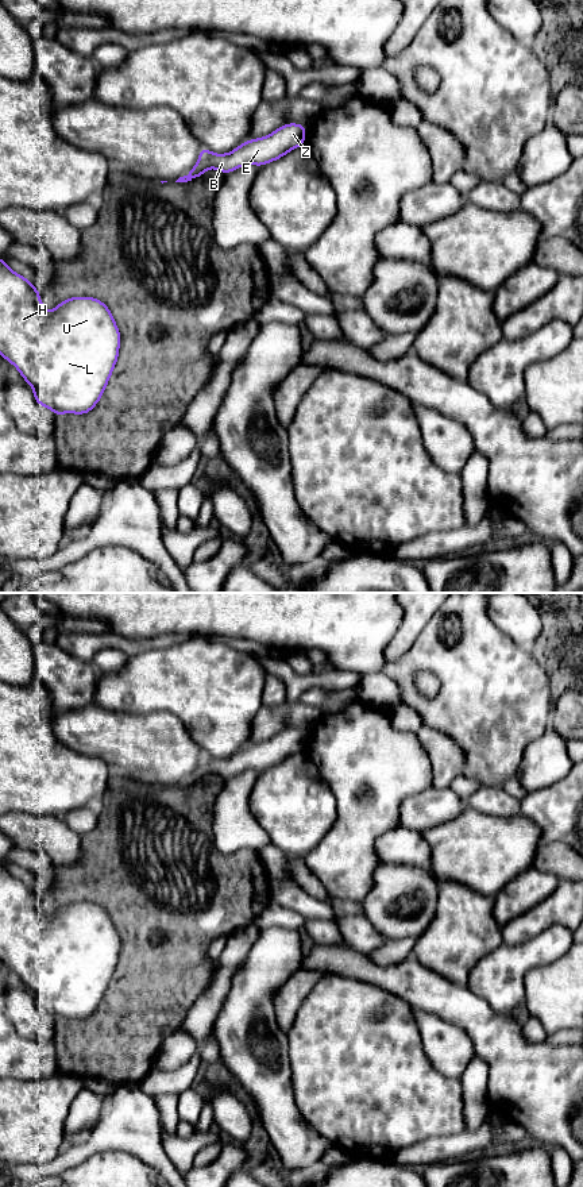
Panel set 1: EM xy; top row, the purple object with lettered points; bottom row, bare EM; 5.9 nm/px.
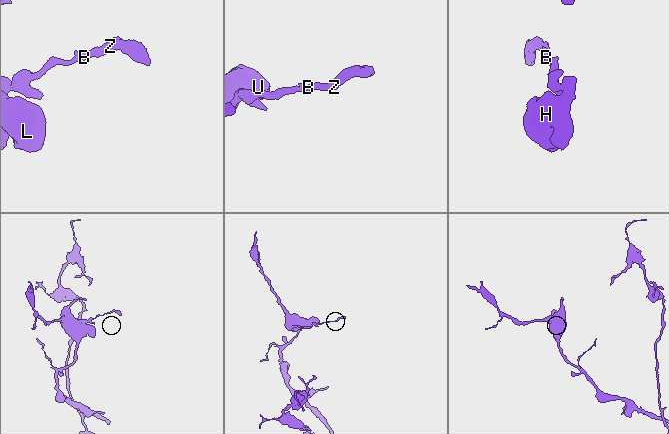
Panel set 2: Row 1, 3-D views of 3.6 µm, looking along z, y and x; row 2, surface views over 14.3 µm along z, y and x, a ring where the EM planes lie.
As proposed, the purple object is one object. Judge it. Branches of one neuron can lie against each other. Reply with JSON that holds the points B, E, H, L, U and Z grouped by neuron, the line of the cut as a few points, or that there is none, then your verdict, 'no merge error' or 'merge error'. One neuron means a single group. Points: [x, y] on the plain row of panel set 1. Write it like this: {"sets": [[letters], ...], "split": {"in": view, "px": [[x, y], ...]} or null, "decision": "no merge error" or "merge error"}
{"sets": [["B", "E", "H", "L", "U", "Z"]], "split": null, "decision": "no merge error"}

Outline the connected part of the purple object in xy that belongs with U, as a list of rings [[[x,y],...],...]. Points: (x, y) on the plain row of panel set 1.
[[[0,863],[0,960],[31,990],[38,1010],[51,1014],[57,1022],[90,1017],[108,990],[120,949],[120,937],[107,909],[77,901],[47,917],[39,894]]]

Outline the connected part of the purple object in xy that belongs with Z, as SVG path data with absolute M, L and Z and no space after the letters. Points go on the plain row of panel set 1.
M287 728L263 743L243 747L227 759L211 758L206 752L201 752L197 768L186 781L179 782L175 787L188 787L198 783L205 779L206 774L217 774L223 779L227 779L250 768L260 772L282 763L297 752L304 752L305 741L305 731Z

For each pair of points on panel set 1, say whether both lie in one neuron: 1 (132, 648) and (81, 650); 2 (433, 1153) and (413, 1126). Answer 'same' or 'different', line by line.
1: same
2: different

